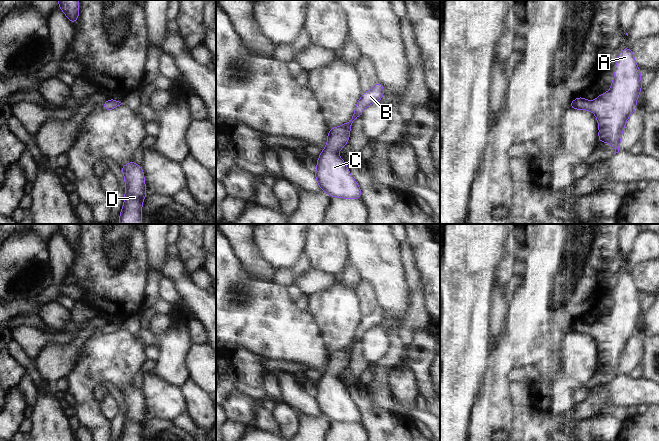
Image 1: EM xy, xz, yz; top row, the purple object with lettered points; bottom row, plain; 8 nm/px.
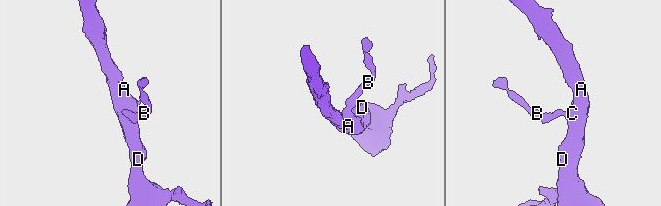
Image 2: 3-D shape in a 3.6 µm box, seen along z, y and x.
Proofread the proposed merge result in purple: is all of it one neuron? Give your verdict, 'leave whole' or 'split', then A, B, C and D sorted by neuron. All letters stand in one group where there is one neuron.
leave whole; groups A B C D

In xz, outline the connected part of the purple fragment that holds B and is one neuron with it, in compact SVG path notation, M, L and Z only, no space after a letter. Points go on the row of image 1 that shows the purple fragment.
M378 81L372 89L362 94L355 107L352 119L340 127L329 130L327 147L321 149L322 153L318 157L315 177L321 190L331 197L361 199L361 189L352 178L338 152L348 143L353 121L360 117L367 106L381 101L384 93L382 83Z

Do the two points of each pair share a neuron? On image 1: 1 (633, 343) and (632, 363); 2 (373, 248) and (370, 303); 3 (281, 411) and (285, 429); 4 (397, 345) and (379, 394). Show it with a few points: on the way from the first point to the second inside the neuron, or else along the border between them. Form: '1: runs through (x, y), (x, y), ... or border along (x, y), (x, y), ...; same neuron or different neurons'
1: runs through (633, 348), (632, 358); same neuron
2: border along (362, 278), (372, 286), (374, 297), (378, 304); different neurons
3: runs through (283, 415), (285, 417), (285, 425); same neuron
4: runs through (393, 357), (381, 369), (380, 382); same neuron

